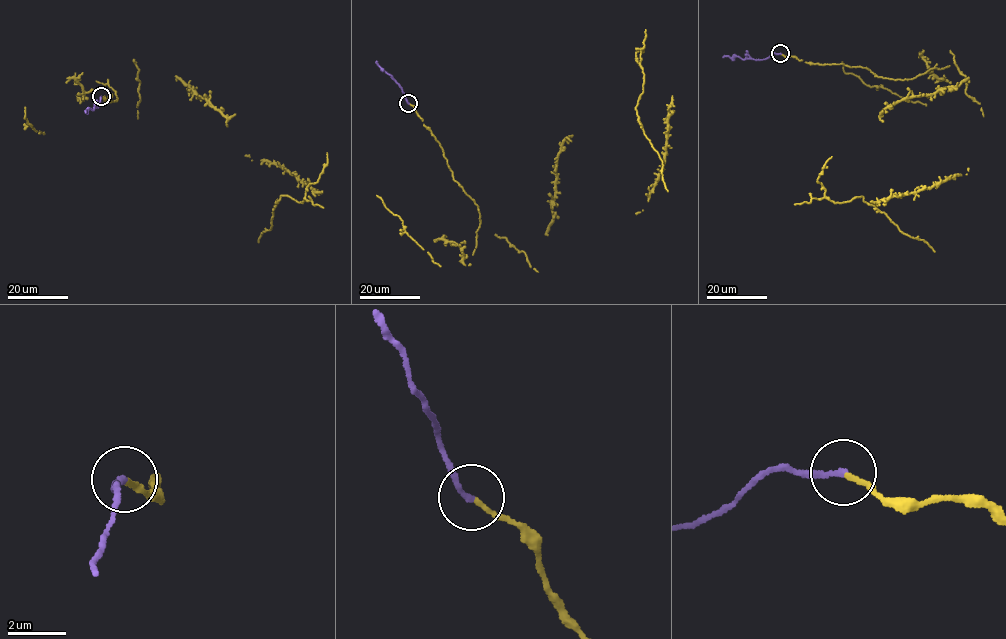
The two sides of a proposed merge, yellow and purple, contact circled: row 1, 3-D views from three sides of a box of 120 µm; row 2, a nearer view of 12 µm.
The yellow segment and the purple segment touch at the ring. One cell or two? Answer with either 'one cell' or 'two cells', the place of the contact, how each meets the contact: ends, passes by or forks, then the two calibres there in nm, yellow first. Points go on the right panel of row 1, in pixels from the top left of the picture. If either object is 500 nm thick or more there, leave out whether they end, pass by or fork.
one cell; at (780, 53); yellow ends there; purple ends there; 160 nm thick on the yellow side, 200 nm on the other

